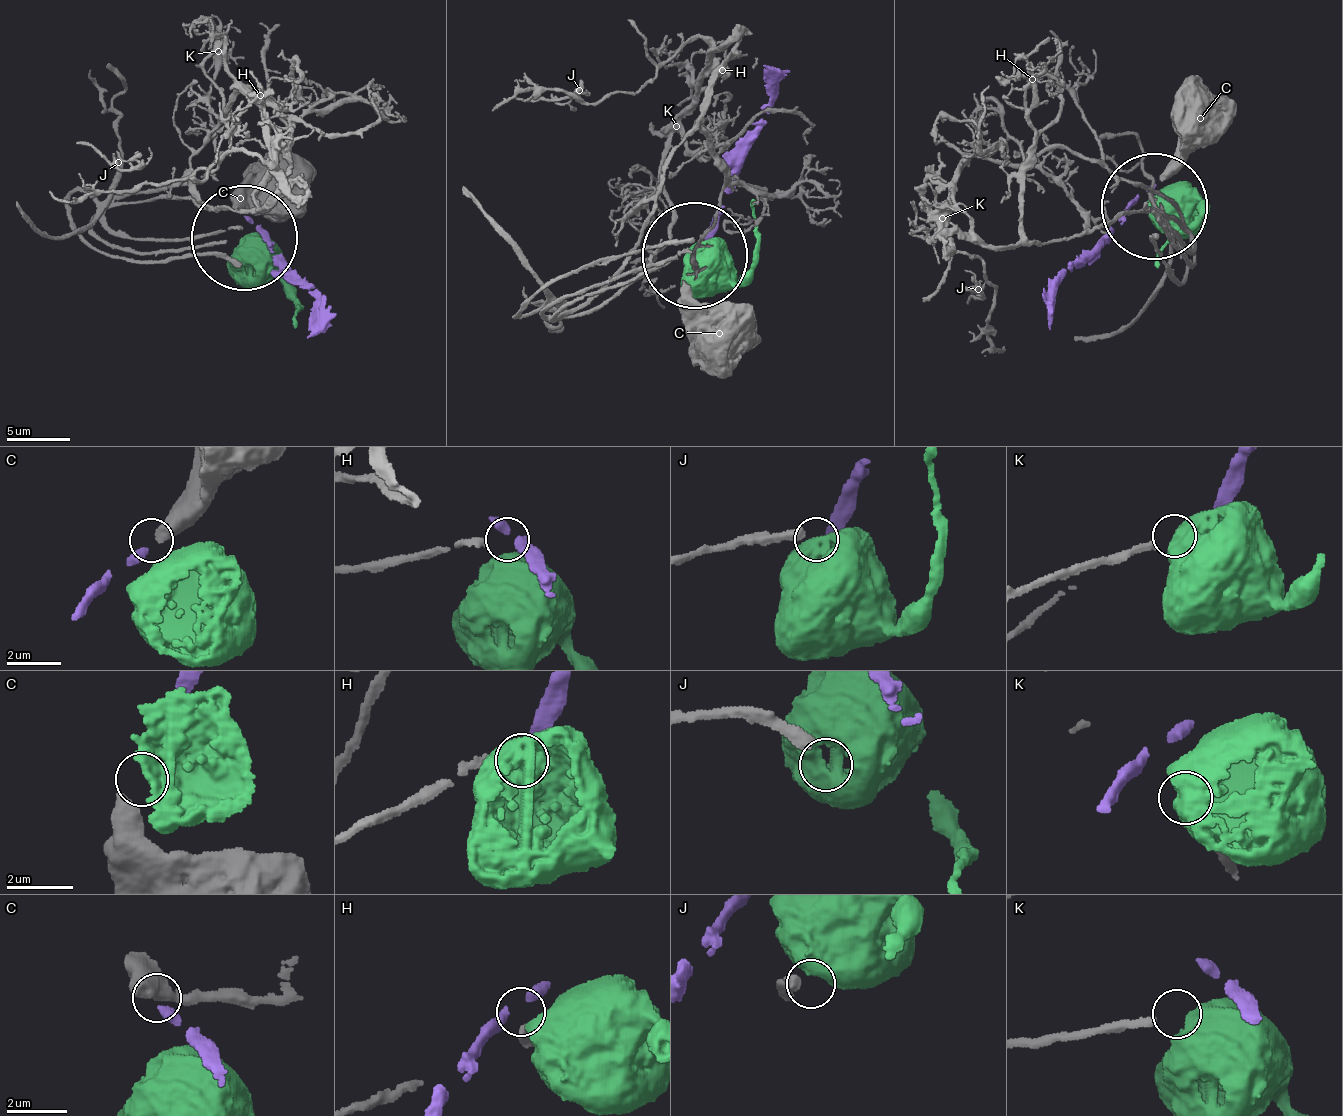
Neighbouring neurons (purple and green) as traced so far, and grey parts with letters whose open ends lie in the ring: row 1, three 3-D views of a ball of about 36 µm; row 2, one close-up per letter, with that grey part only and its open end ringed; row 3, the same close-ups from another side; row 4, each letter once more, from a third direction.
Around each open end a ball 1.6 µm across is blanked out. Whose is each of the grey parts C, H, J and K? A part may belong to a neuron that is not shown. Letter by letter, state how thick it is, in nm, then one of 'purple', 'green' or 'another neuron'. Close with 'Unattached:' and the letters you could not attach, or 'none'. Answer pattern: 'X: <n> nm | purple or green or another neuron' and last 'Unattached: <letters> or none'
C: 480 nm | purple
H: 260 nm | another neuron
J: 360 nm | another neuron
K: 280 nm | green
Unattached: H, J

